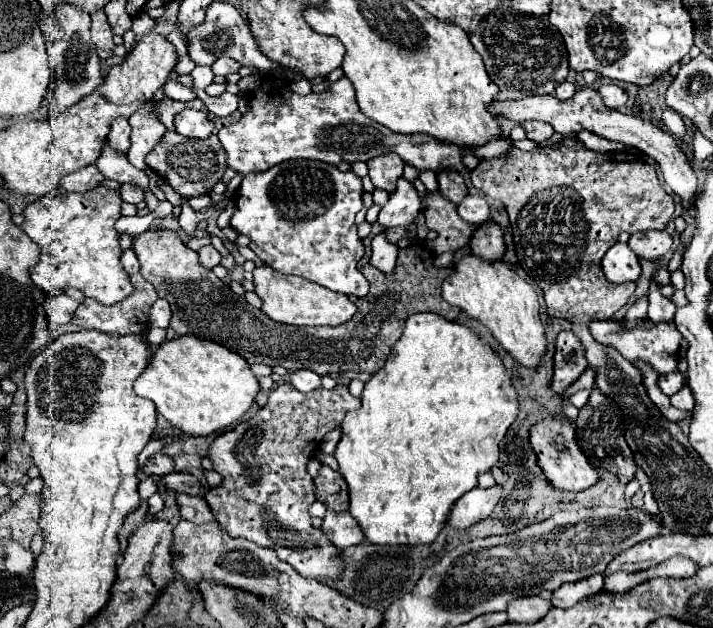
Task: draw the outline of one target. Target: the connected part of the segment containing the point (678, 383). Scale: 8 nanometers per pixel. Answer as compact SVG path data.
M674 371L674 373L668 373L668 375L660 375L660 379L658 379L658 387L668 397L674 395L676 391L680 391L684 385L686 385L686 377L680 371Z

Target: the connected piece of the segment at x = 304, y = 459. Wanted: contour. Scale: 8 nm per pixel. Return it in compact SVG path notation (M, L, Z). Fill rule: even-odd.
M284 383L276 389L272 389L268 403L248 421L238 423L234 429L220 433L210 449L208 459L214 465L214 471L218 471L224 477L224 483L204 497L214 517L222 527L226 527L226 533L230 537L244 537L248 541L254 541L258 545L270 547L278 553L278 559L292 565L302 577L316 579L316 581L338 581L344 577L346 563L342 559L342 551L324 535L320 527L312 525L312 517L308 513L310 505L316 501L316 485L314 479L308 475L306 465L314 457L320 441L324 435L336 427L340 427L342 419L348 411L356 411L360 407L360 399L350 395L346 385L336 385L334 389L318 387L310 393L296 391L290 383Z

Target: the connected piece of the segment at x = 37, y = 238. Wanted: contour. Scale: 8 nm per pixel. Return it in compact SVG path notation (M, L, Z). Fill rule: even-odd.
M104 185L86 193L68 193L66 197L46 195L30 203L24 209L22 229L40 247L40 259L30 267L34 285L46 291L76 287L86 297L94 297L104 305L126 299L134 287L120 265L122 249L118 245L118 231L114 229L114 223L120 217L120 205L120 193L110 191Z

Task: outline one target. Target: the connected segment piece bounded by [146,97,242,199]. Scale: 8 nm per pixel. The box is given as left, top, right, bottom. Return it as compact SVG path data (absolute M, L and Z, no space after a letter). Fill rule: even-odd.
M162 99L156 107L156 115L158 119L164 123L166 127L166 133L162 135L162 139L158 141L158 145L150 151L150 155L146 157L146 165L156 171L162 179L166 179L166 183L176 191L180 193L182 197L198 197L198 195L204 195L208 191L212 191L212 187L222 179L224 171L226 171L226 153L220 145L218 140L218 131L231 123L236 123L242 116L242 114L236 110L227 117L212 116L215 129L208 139L188 139L184 135L178 135L176 129L174 129L174 115L180 113L184 107L194 107L194 109L202 109L206 111L204 103L200 99L194 99L194 101L188 101L188 103L178 103L178 101L172 101L172 99Z

